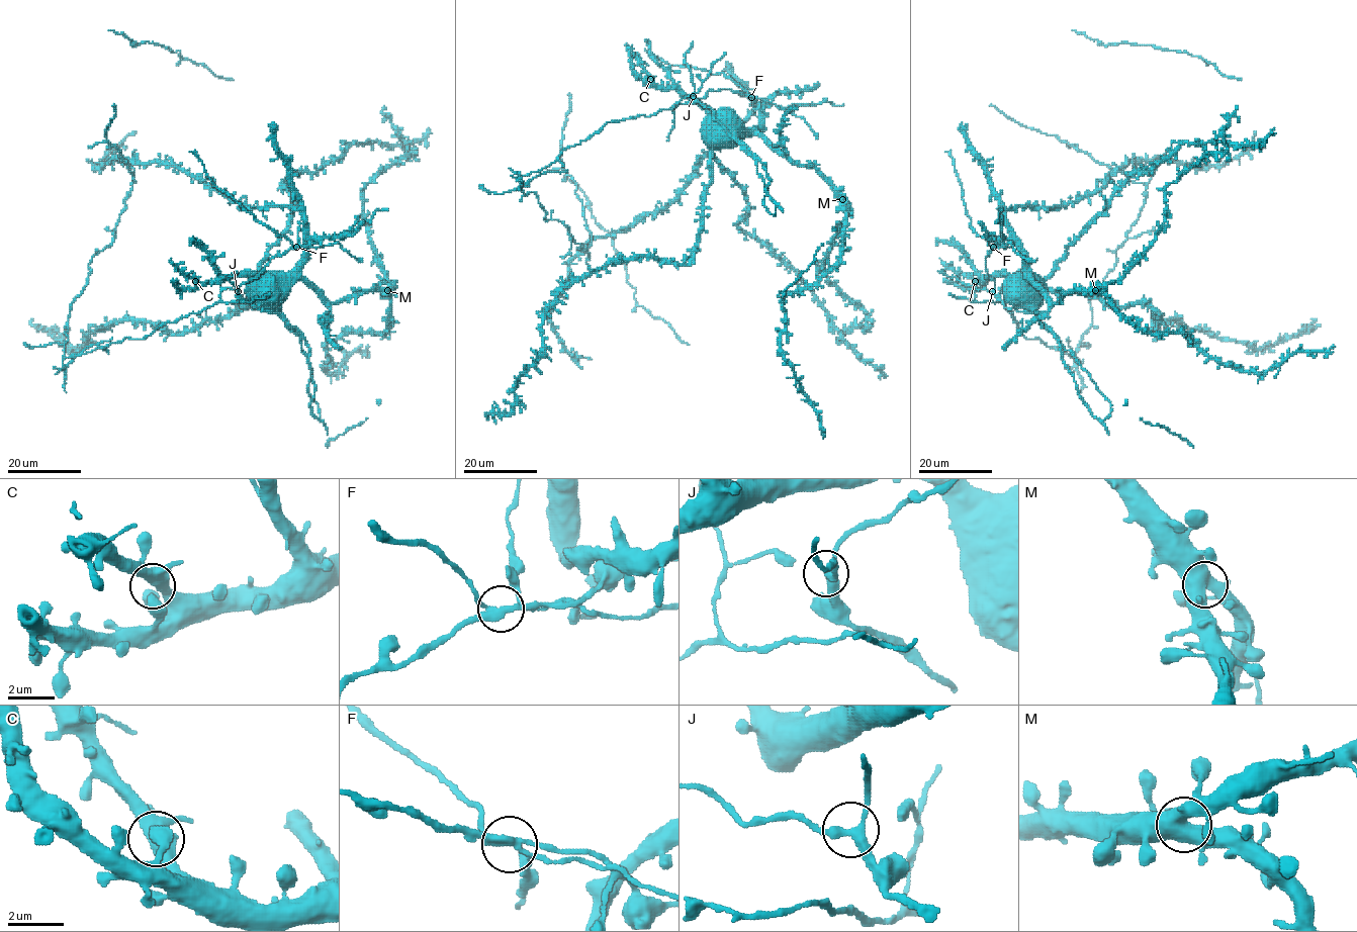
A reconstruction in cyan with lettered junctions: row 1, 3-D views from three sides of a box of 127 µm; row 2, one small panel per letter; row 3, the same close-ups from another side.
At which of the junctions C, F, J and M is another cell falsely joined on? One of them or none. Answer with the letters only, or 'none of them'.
F

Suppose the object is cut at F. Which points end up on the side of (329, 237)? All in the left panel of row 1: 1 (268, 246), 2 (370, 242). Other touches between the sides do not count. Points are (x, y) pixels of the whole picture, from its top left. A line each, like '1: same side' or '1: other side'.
1: same side
2: same side

